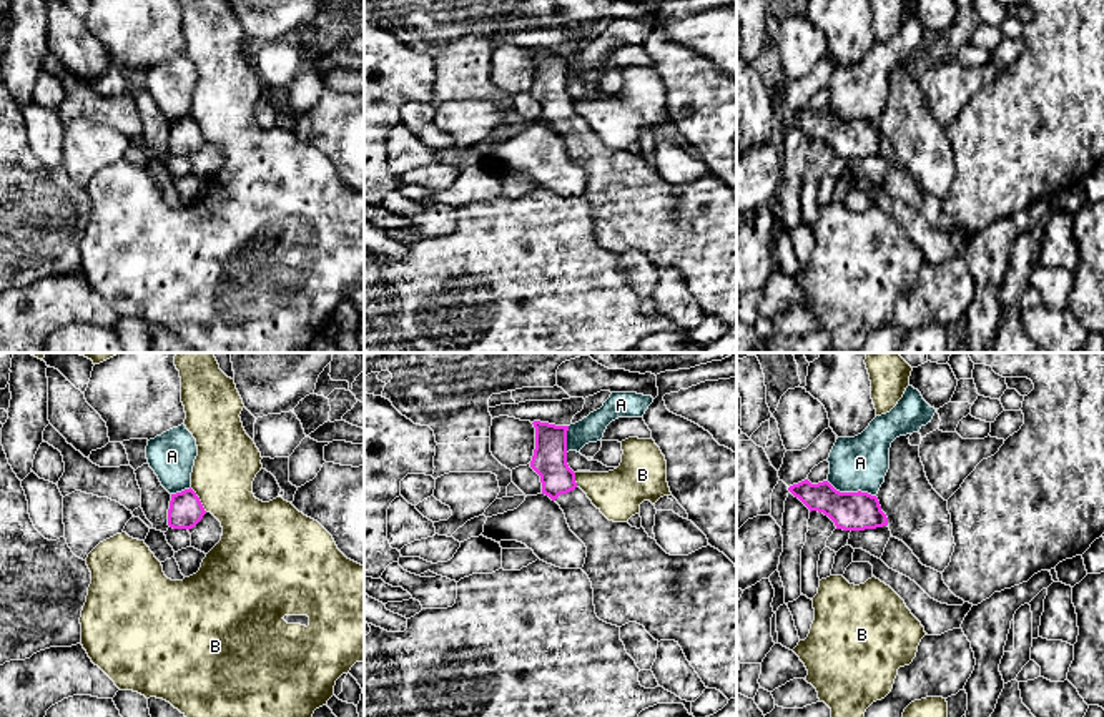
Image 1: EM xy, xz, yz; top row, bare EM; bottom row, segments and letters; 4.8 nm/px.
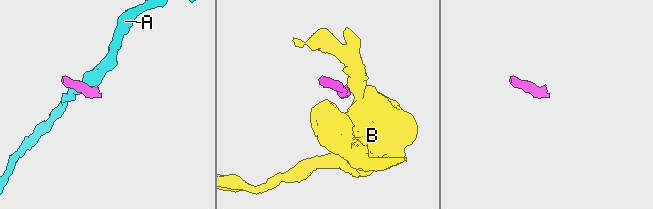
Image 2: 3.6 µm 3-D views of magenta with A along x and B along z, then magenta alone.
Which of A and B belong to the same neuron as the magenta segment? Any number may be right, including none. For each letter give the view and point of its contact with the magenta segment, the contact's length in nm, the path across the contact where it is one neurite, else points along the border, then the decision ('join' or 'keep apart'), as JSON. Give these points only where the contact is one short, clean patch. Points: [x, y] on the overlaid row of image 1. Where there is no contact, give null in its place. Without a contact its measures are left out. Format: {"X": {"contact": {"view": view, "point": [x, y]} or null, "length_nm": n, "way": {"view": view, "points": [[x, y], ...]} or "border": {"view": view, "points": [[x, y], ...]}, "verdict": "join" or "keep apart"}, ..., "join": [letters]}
{"A": {"contact": {"view": "yz", "point": [852, 493]}, "length_nm": 260, "border": {"view": "yz", "points": [[827, 479], [840, 491], [867, 491], [875, 496]]}, "verdict": "keep apart"}, "B": {"contact": {"view": "xy", "point": [198, 499]}, "length_nm": 150, "border": {"view": "xy", "points": [[190, 488], [206, 511]]}, "verdict": "keep apart"}, "join": []}

